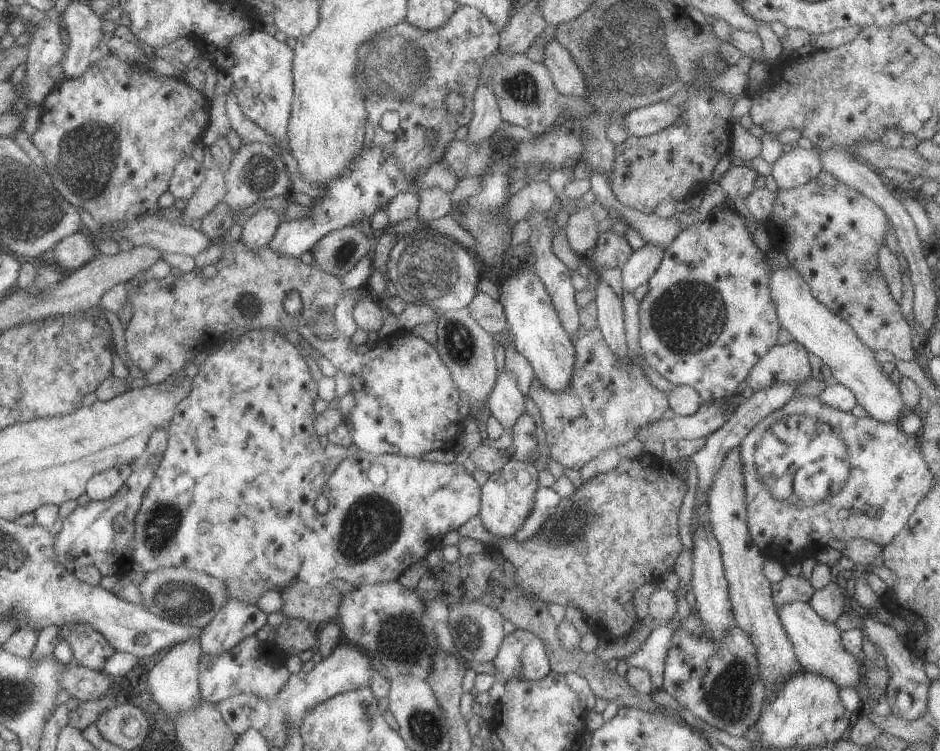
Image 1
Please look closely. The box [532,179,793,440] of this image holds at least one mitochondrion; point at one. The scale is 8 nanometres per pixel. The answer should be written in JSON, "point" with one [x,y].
{"point":[689,317]}

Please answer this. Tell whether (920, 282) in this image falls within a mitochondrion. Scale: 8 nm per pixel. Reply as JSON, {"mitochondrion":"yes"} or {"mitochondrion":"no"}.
{"mitochondrion":"no"}

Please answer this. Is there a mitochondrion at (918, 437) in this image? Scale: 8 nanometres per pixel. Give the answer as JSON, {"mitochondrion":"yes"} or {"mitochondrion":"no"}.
{"mitochondrion":"no"}

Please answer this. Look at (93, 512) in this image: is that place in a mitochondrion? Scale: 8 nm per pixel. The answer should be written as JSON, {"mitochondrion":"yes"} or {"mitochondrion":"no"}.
{"mitochondrion":"no"}

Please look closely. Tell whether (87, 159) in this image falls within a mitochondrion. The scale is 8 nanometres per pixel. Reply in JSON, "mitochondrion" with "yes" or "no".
{"mitochondrion":"yes"}

